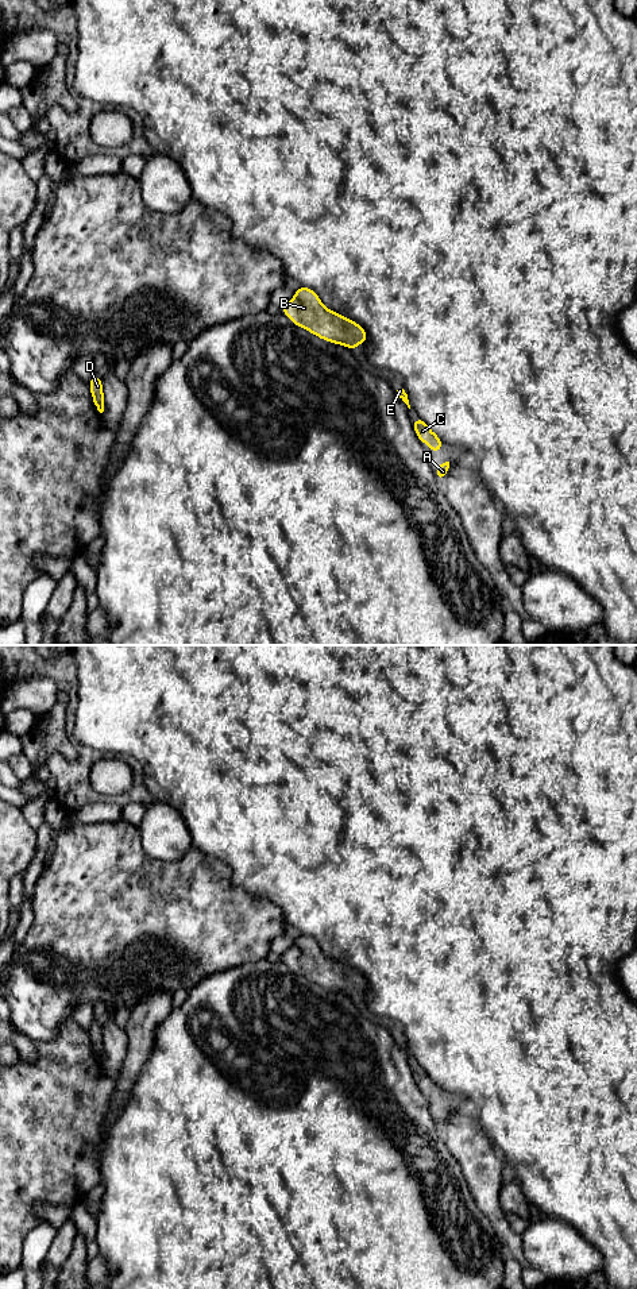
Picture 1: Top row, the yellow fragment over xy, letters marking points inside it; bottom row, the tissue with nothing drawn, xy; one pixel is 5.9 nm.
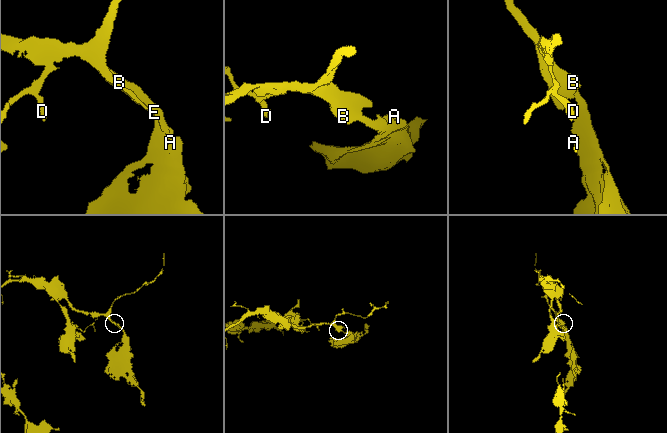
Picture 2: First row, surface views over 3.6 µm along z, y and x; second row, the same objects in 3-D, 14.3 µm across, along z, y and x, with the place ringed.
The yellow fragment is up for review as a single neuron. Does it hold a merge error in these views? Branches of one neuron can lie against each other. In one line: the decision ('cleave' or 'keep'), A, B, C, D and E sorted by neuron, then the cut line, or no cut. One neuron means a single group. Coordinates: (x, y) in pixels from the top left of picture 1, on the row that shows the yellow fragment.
keep; A B C D E; no cut

